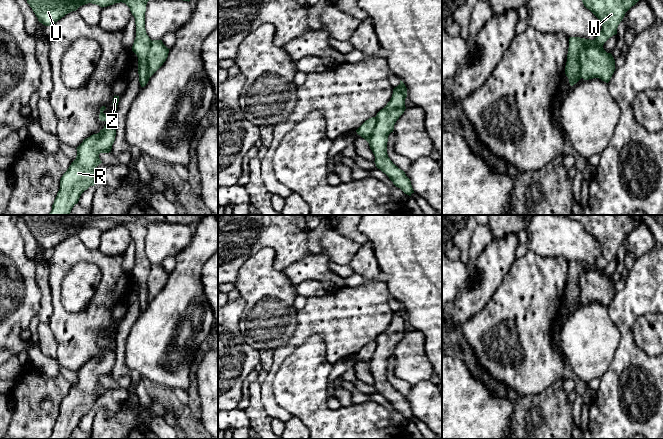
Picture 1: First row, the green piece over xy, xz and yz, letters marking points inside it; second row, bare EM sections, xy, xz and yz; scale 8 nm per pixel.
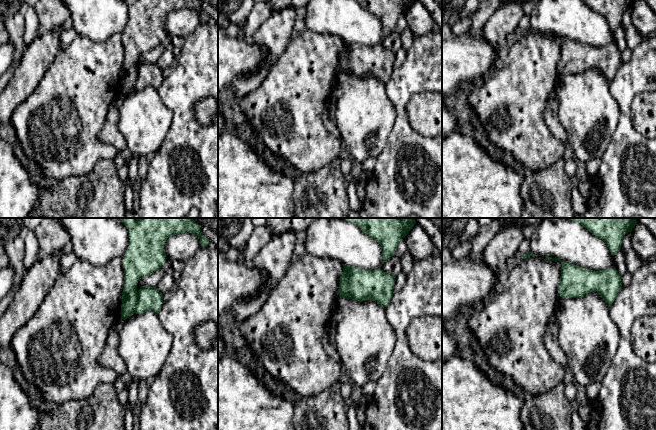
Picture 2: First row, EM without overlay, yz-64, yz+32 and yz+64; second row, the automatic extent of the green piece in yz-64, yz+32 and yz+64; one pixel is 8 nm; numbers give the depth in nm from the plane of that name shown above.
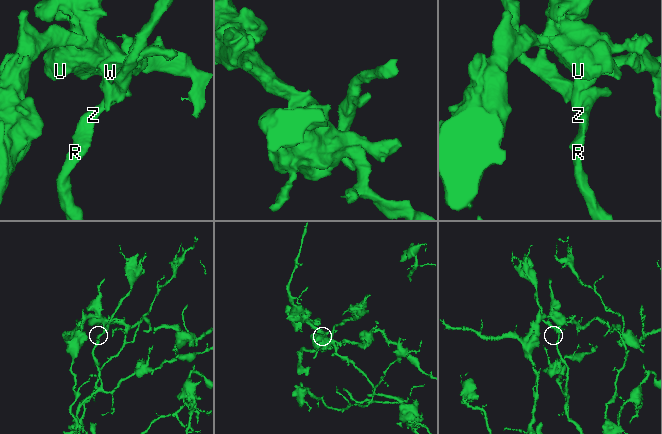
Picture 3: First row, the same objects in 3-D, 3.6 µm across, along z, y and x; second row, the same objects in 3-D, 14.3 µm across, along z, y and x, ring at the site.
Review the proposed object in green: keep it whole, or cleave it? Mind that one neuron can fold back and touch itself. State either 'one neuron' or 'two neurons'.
two neurons

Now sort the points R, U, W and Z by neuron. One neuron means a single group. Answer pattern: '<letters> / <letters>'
R Z / U W

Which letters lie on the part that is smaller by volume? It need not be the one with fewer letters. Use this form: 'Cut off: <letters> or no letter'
Cut off: U, W

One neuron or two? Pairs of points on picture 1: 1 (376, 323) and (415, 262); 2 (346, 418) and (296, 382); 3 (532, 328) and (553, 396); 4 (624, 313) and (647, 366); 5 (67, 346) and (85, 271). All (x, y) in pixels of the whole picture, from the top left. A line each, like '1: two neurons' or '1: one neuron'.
1: two neurons
2: one neuron
3: two neurons
4: one neuron
5: two neurons

